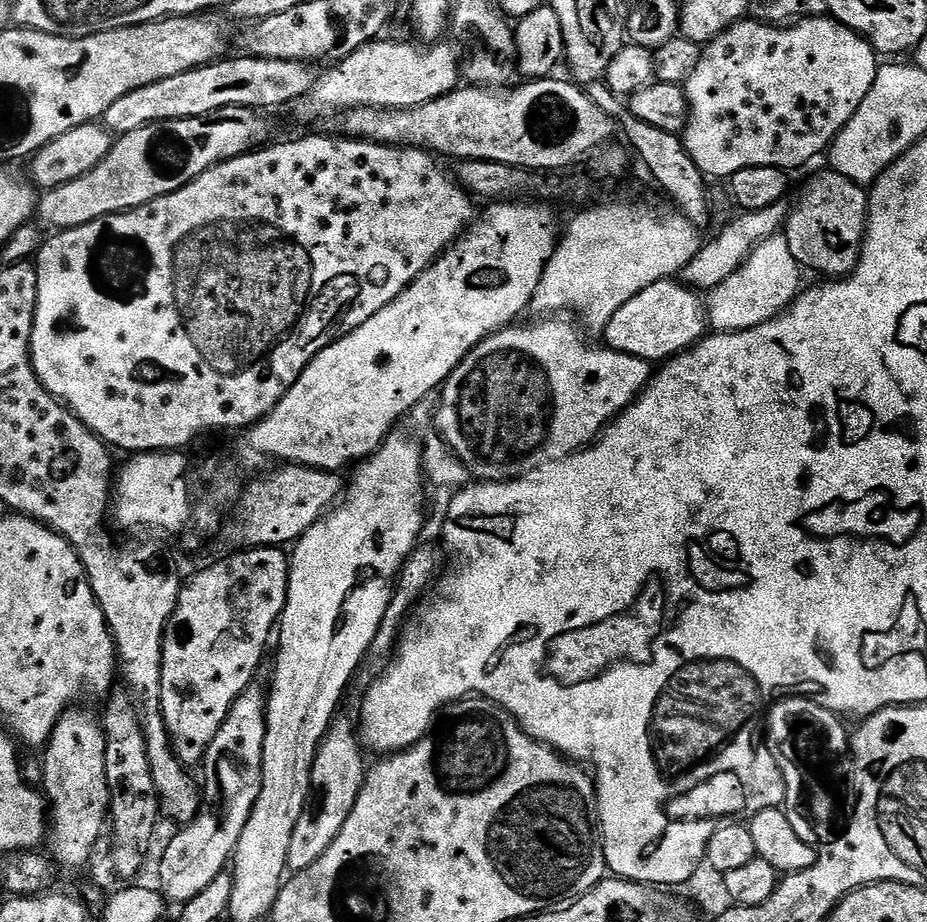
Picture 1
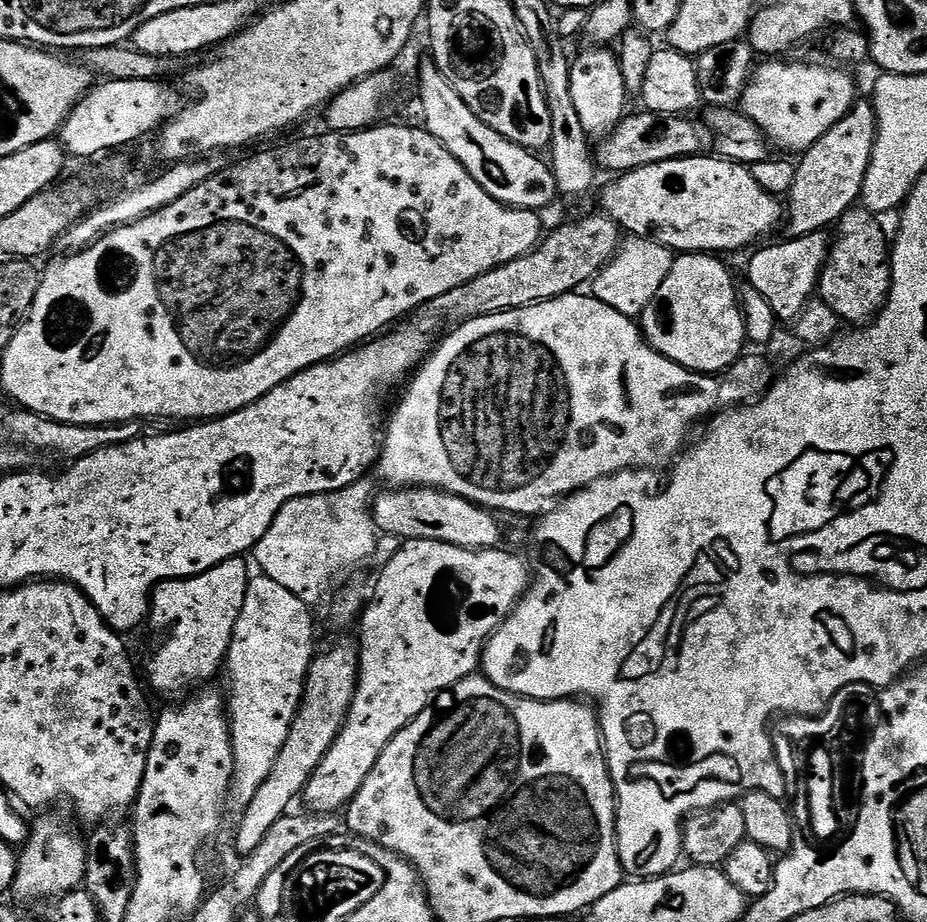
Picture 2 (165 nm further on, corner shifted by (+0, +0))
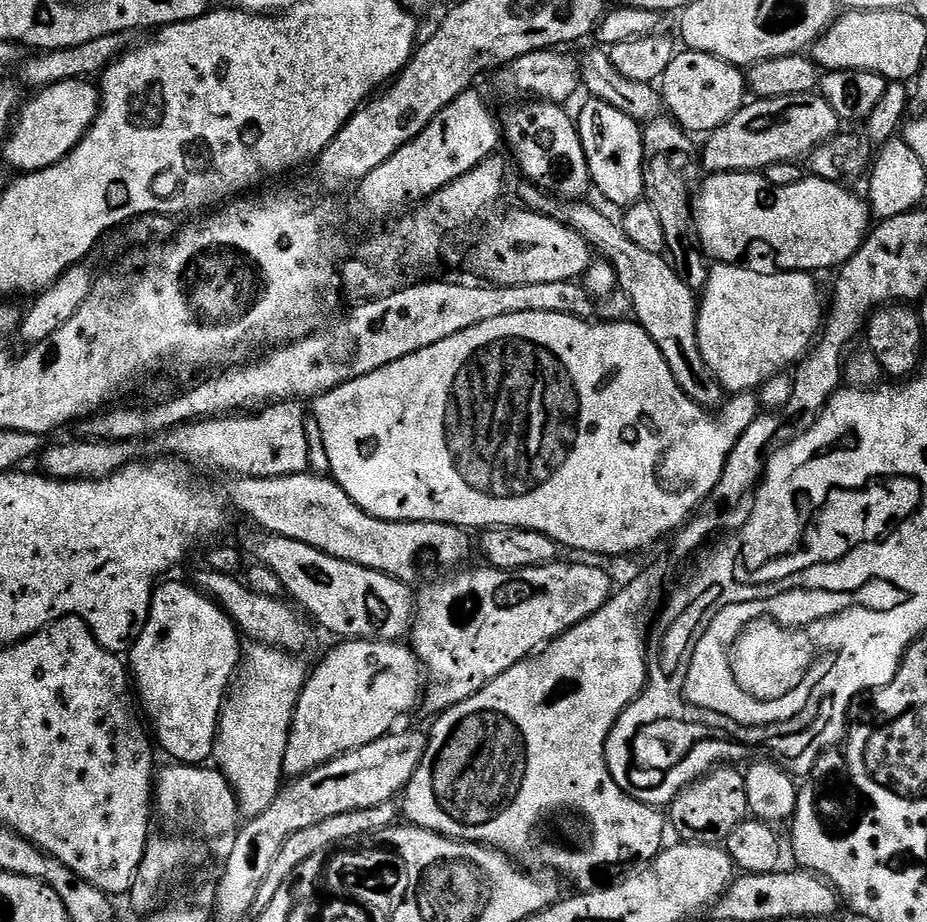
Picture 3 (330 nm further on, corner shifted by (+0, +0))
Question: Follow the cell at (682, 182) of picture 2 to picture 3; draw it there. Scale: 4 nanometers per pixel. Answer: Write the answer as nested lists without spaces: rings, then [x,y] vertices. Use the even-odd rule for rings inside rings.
[[[714,172],[707,178],[691,203],[692,222],[699,247],[716,262],[743,261],[744,251],[751,244],[765,244],[776,255],[775,267],[785,272],[820,274],[823,268],[836,270],[863,246],[874,220],[867,199],[855,196],[844,188],[848,186],[835,180],[809,175],[793,185],[774,185],[760,172]]]

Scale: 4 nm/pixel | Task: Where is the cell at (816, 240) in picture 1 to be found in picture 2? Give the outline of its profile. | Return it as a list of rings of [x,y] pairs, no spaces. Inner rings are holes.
[[[853,206],[840,221],[840,237],[835,237],[831,245],[831,252],[828,253],[828,261],[821,270],[818,296],[825,304],[834,310],[834,314],[840,317],[841,321],[849,325],[860,326],[871,321],[876,313],[883,308],[888,301],[888,291],[892,289],[892,265],[890,263],[890,236],[884,233],[884,228],[879,224],[877,213],[869,212],[863,206]]]

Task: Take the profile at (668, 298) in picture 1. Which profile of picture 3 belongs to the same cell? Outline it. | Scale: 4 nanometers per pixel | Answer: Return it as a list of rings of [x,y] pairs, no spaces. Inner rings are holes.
[[[723,262],[711,265],[708,284],[699,297],[696,314],[698,346],[702,350],[702,358],[728,394],[759,389],[770,377],[799,364],[821,335],[822,321],[826,316],[826,300],[820,297],[815,275],[776,270],[771,276],[768,272],[740,267],[744,266]]]

